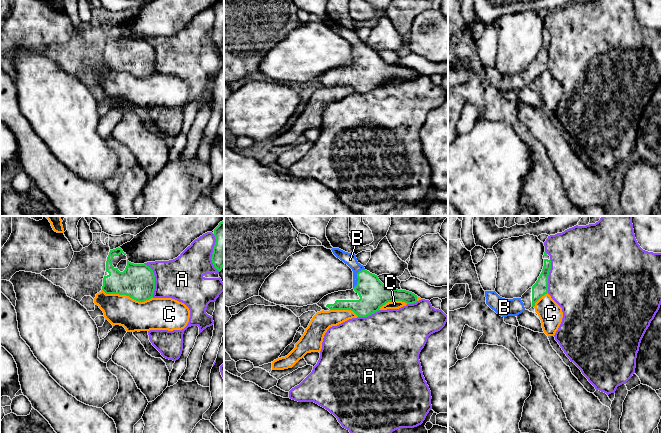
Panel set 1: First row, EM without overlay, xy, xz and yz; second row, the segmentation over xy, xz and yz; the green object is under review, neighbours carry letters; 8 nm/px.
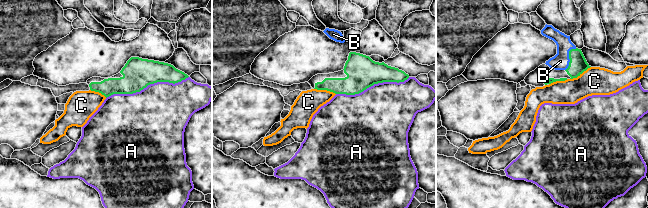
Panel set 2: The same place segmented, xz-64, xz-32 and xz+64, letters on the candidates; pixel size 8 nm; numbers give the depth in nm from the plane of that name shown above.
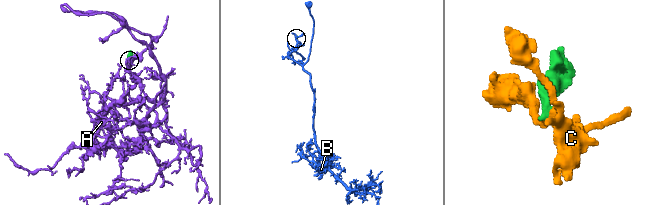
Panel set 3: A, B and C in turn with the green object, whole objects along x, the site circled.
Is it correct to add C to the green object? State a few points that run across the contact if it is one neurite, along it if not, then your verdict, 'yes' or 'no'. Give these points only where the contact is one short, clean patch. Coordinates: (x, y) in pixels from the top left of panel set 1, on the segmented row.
no

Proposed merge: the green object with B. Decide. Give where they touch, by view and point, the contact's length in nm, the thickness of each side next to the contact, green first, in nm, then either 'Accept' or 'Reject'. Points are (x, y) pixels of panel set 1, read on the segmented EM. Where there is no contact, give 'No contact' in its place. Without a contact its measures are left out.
Touches green at xz (357, 277). Shared border 180 nm. Thickness 220 nm (green) against 100 nm. Accept

